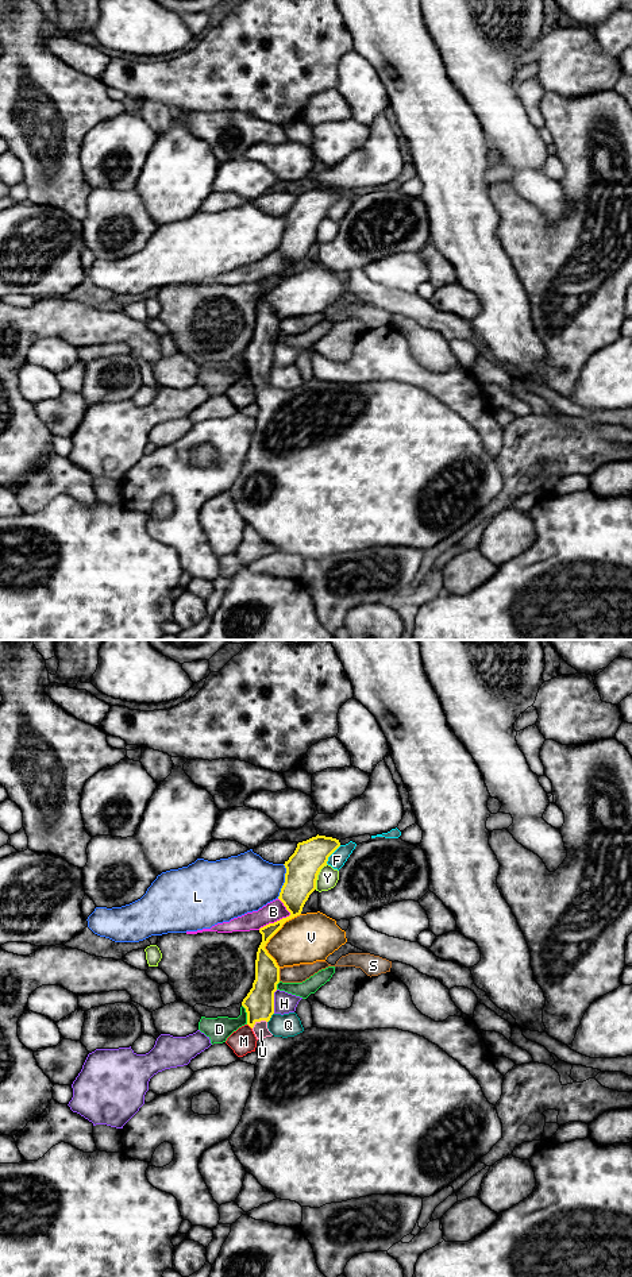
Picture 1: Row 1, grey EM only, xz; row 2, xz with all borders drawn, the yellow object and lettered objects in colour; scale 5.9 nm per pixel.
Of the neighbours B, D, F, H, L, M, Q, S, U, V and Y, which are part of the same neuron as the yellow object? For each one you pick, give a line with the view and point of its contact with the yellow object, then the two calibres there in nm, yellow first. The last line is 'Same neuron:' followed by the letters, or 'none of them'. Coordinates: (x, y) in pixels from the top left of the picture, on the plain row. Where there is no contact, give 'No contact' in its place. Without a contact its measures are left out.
U: Touches yellow at xz (258, 373). Thickness 180 nm (yellow) against 90 nm
Same neuron: U

